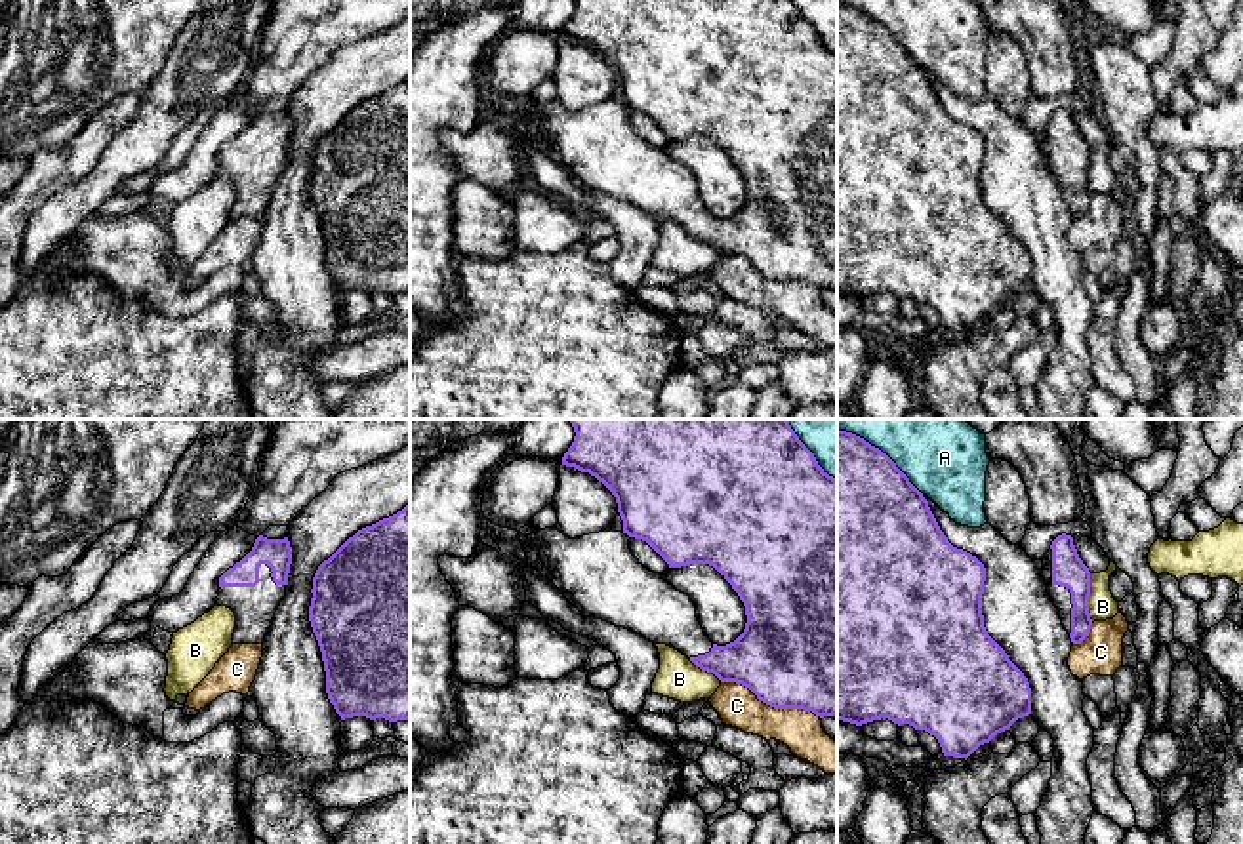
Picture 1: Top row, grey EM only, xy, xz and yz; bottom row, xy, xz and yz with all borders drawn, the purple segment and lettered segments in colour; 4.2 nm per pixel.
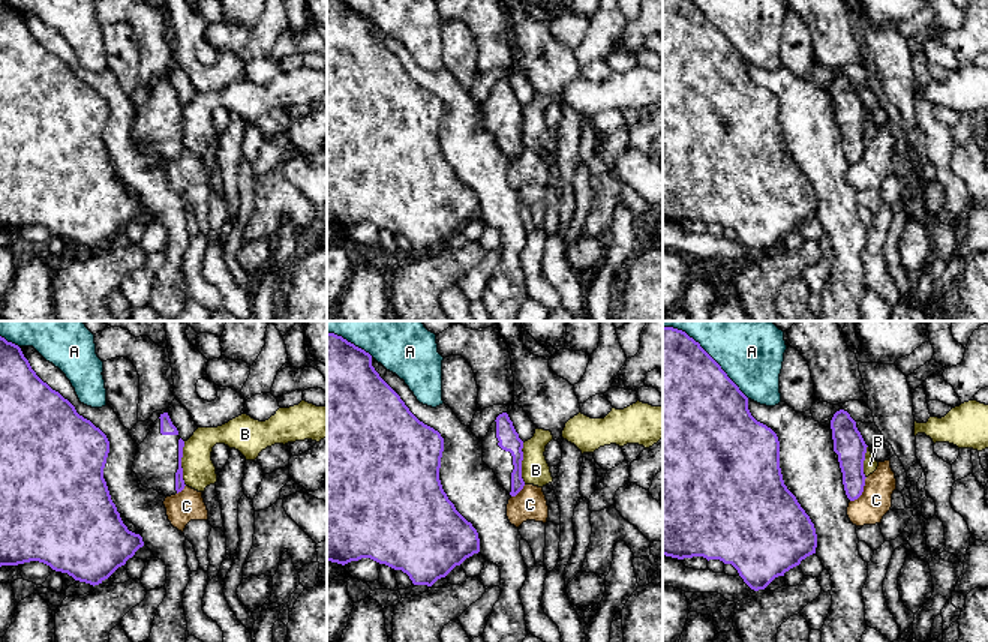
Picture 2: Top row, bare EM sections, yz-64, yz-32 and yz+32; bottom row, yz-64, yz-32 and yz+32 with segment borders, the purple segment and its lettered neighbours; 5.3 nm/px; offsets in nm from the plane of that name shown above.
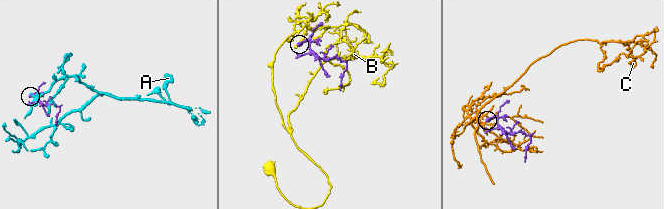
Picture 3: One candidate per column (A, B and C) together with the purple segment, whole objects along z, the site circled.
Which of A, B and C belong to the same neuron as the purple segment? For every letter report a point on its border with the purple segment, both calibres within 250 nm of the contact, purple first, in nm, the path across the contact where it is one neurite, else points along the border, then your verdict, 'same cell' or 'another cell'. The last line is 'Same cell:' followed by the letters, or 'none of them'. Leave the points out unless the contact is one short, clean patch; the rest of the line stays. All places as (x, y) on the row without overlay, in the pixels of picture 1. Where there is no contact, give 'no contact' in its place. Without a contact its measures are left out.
A: meets purple in yz at (879, 23); 500 nm thick on the purple side, 280 nm on the other; another cell
B: meets purple in yz at (1087, 172); 140 nm thick on the purple side, 120 nm on the other; border along yz (1089, 147), (1089, 191), (1093, 195); another cell
C: meets purple in xz at (771, 279); 480 nm thick on the purple side, 180 nm on the other; another cell
Same cell: none of them

